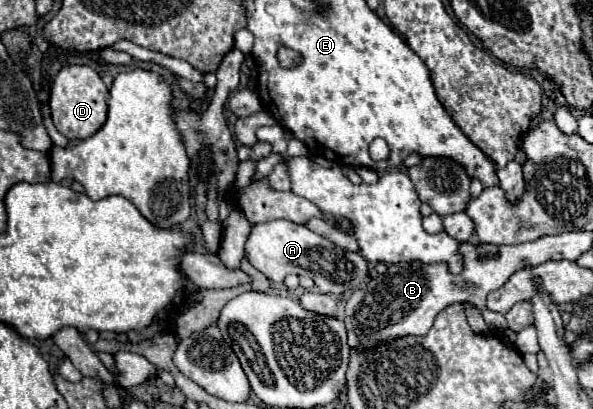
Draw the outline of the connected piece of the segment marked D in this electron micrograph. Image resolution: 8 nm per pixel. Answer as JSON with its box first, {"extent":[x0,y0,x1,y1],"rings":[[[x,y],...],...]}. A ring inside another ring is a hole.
{"extent":[51,66,109,140],"rings":[[[63,66],[61,72],[55,76],[51,86],[51,116],[57,130],[67,140],[83,140],[93,136],[107,120],[107,100],[109,90],[103,84],[101,76],[89,66]]]}

